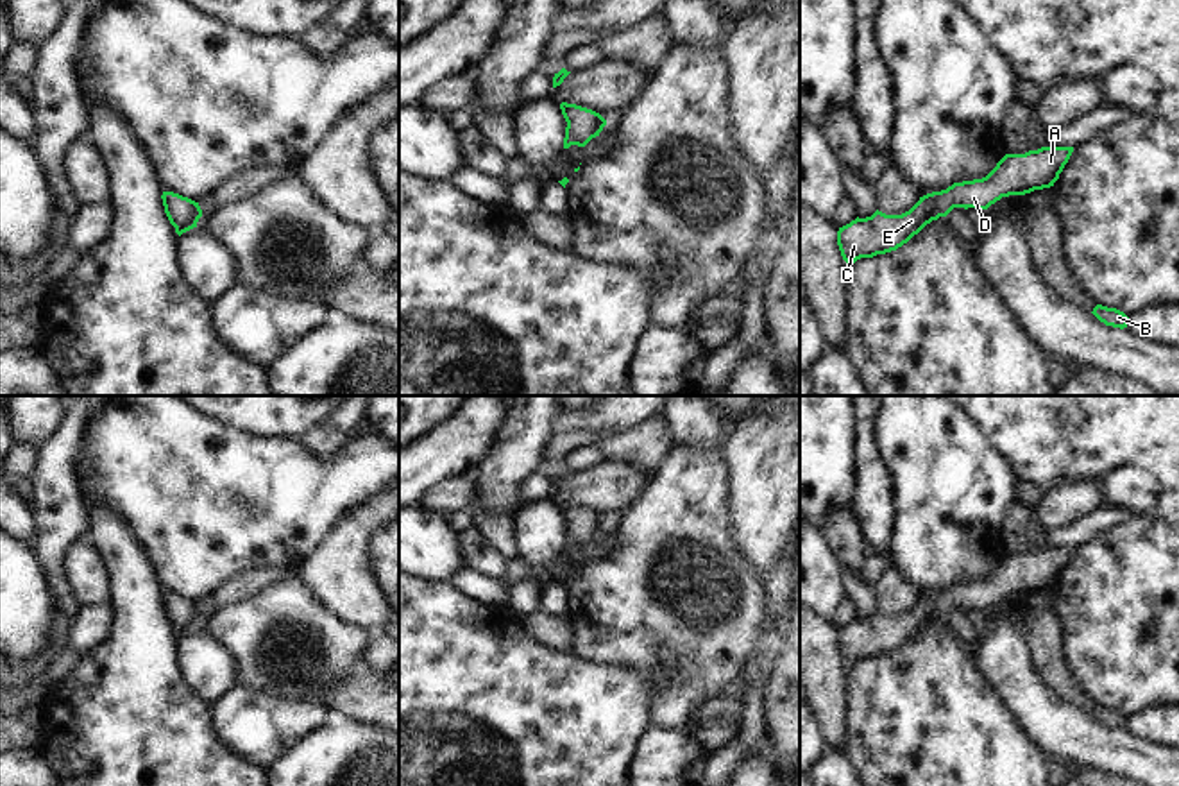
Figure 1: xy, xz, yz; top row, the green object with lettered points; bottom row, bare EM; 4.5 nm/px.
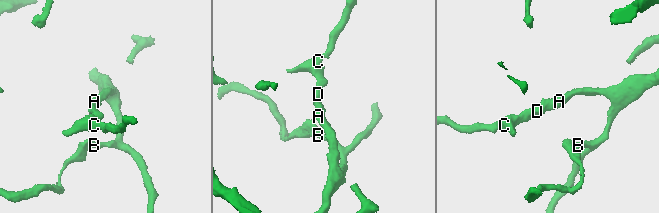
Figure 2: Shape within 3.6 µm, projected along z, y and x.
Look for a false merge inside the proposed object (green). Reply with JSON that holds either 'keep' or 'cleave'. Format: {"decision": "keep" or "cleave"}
{"decision": "keep"}

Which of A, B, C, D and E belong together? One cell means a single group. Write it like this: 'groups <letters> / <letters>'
groups A B C D E

